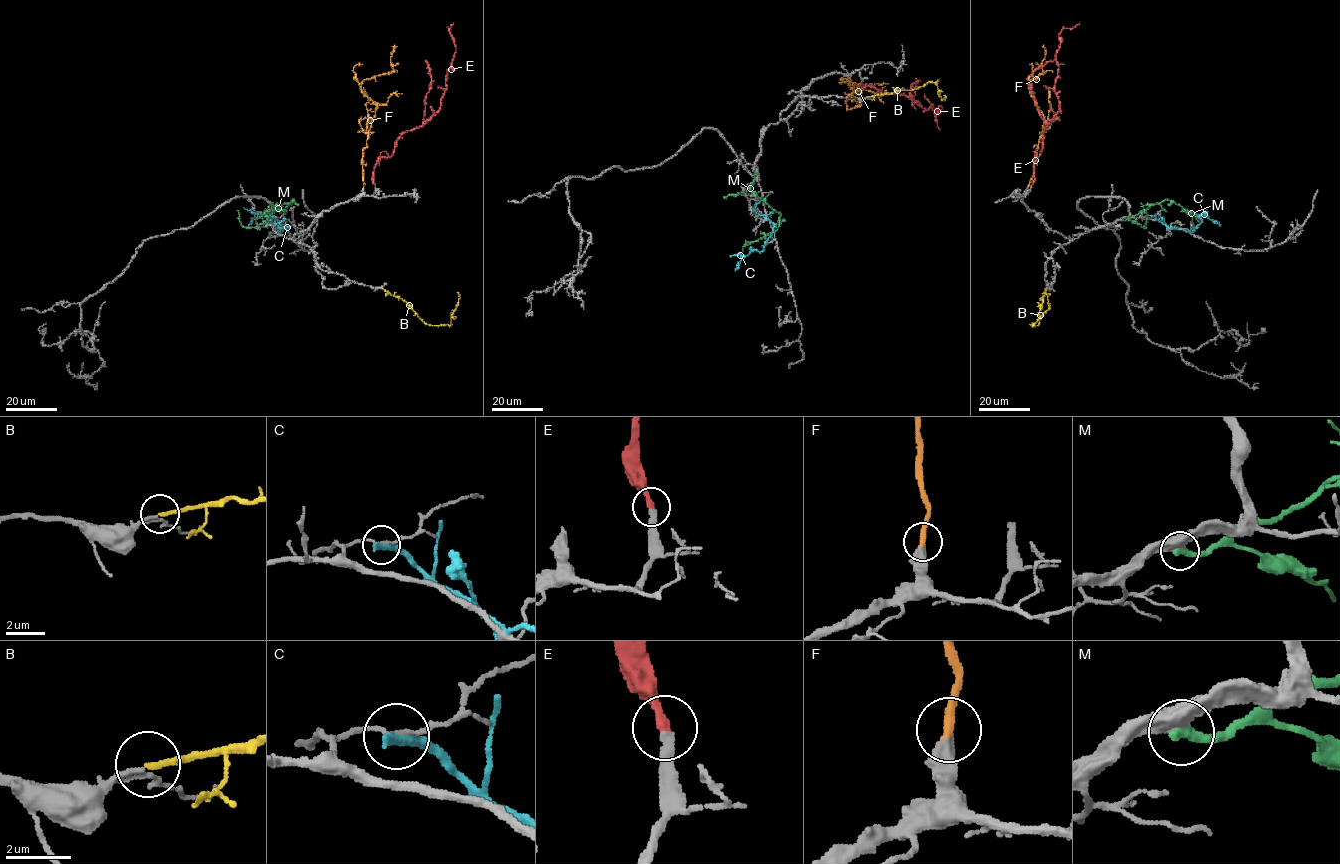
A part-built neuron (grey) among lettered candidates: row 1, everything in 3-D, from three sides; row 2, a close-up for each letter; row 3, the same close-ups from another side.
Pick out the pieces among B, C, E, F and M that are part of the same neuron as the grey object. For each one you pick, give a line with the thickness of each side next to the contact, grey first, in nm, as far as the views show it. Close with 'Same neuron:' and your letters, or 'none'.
B: 130 nm thick on the grey side, 190 nm on the other
E: 240 nm thick on the grey side, 240 nm on the other
F: 460 nm thick on the grey side, 300 nm on the other
Same neuron: B, E, F

